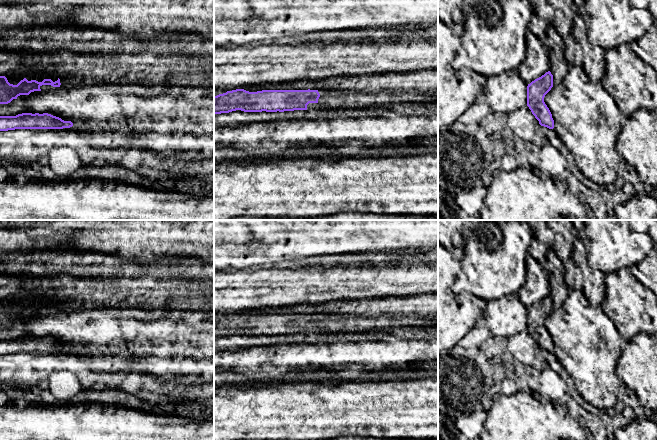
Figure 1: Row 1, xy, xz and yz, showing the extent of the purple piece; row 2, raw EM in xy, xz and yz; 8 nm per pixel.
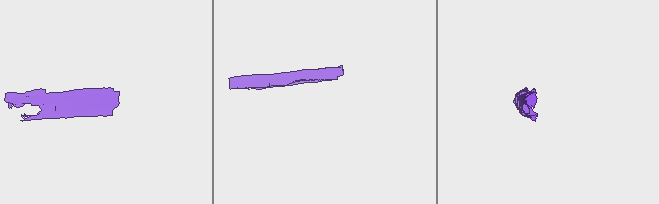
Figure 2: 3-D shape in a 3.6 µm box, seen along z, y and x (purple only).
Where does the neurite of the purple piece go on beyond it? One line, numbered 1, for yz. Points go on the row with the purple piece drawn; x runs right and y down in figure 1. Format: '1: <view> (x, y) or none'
1: none

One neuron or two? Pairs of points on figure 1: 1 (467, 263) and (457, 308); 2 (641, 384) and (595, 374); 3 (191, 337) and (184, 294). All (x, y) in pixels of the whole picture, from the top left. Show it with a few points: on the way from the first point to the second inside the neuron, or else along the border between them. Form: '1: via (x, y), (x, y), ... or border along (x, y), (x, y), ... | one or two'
1: border along (460, 270), (451, 290), (456, 294), (472, 295) | two
2: border along (620, 355), (615, 364), (615, 373), (622, 382) | two
3: border along (164, 303), (170, 302), (178, 308), (203, 308) | two

